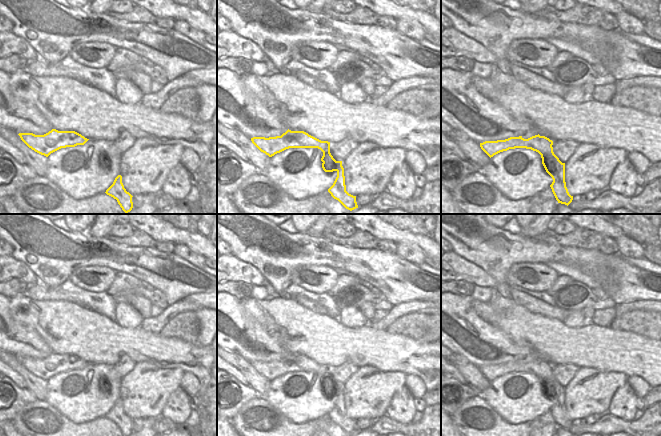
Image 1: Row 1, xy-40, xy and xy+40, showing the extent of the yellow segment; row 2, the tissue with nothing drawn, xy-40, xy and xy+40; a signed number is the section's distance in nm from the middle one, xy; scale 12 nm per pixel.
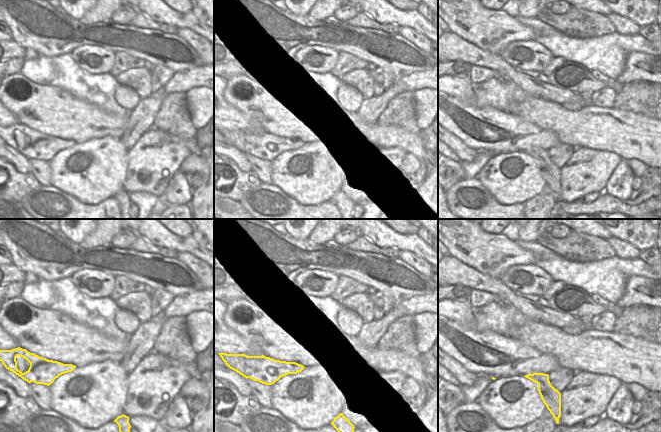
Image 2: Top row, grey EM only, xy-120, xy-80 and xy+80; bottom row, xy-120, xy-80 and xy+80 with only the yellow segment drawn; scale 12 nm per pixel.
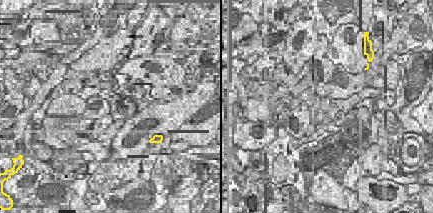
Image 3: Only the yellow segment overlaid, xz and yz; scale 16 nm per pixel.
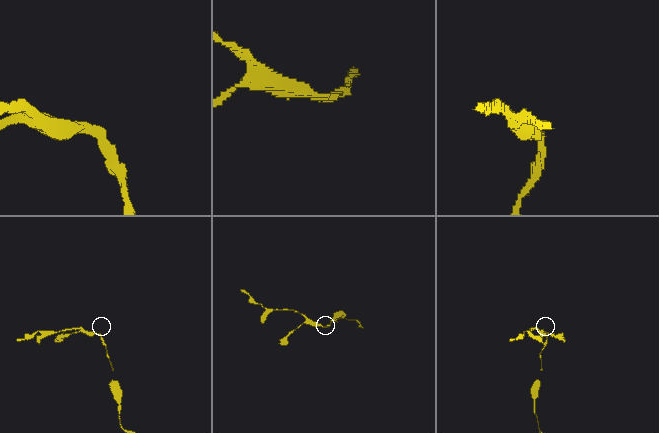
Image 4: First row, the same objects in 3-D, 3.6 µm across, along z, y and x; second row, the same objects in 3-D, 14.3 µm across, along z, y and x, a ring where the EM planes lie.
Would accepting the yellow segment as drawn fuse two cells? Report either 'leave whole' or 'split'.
leave whole

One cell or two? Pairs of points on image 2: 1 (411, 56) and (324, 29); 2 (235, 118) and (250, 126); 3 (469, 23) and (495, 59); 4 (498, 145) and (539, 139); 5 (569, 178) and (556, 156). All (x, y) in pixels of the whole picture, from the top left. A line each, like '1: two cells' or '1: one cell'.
1: one cell
2: one cell
3: two cells
4: one cell
5: two cells

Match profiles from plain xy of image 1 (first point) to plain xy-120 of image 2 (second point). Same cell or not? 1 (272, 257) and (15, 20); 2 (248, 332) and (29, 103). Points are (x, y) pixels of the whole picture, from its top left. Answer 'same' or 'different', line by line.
1: same
2: different

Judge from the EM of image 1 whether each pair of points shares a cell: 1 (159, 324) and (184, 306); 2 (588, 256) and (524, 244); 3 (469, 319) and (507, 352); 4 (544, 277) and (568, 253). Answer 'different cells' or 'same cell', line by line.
1: same cell
2: same cell
3: same cell
4: different cells

